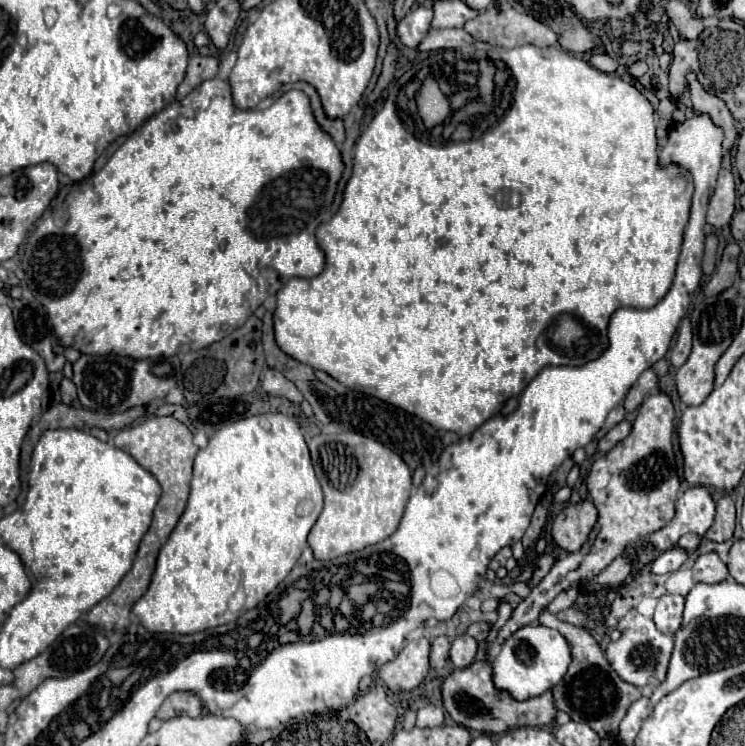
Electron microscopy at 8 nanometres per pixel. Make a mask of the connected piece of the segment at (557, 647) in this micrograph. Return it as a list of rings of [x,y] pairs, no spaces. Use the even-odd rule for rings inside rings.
[[[523,626],[503,642],[499,656],[493,662],[493,682],[499,690],[507,690],[517,700],[527,700],[553,688],[565,676],[569,662],[569,644],[557,630],[545,626]]]

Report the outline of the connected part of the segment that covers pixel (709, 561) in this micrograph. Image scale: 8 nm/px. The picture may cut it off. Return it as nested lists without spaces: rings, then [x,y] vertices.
[[[709,552],[709,554],[701,554],[693,566],[693,580],[695,582],[705,582],[705,584],[717,584],[717,582],[723,582],[727,580],[729,572],[727,572],[727,566],[725,562],[715,554],[715,552]]]

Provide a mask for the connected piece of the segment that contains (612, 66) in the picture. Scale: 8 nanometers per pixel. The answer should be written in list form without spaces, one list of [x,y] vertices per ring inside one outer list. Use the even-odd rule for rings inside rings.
[[[593,52],[591,58],[589,58],[589,62],[591,62],[597,70],[601,70],[601,72],[615,72],[615,70],[617,70],[615,60],[611,60],[605,52]]]

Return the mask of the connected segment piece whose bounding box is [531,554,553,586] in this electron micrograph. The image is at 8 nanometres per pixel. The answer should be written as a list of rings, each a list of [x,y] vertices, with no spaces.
[[[543,554],[541,558],[537,558],[537,564],[539,564],[539,568],[535,570],[535,574],[533,574],[533,578],[531,578],[531,586],[539,584],[539,580],[549,572],[549,568],[553,566],[553,558],[551,558],[549,554]]]

